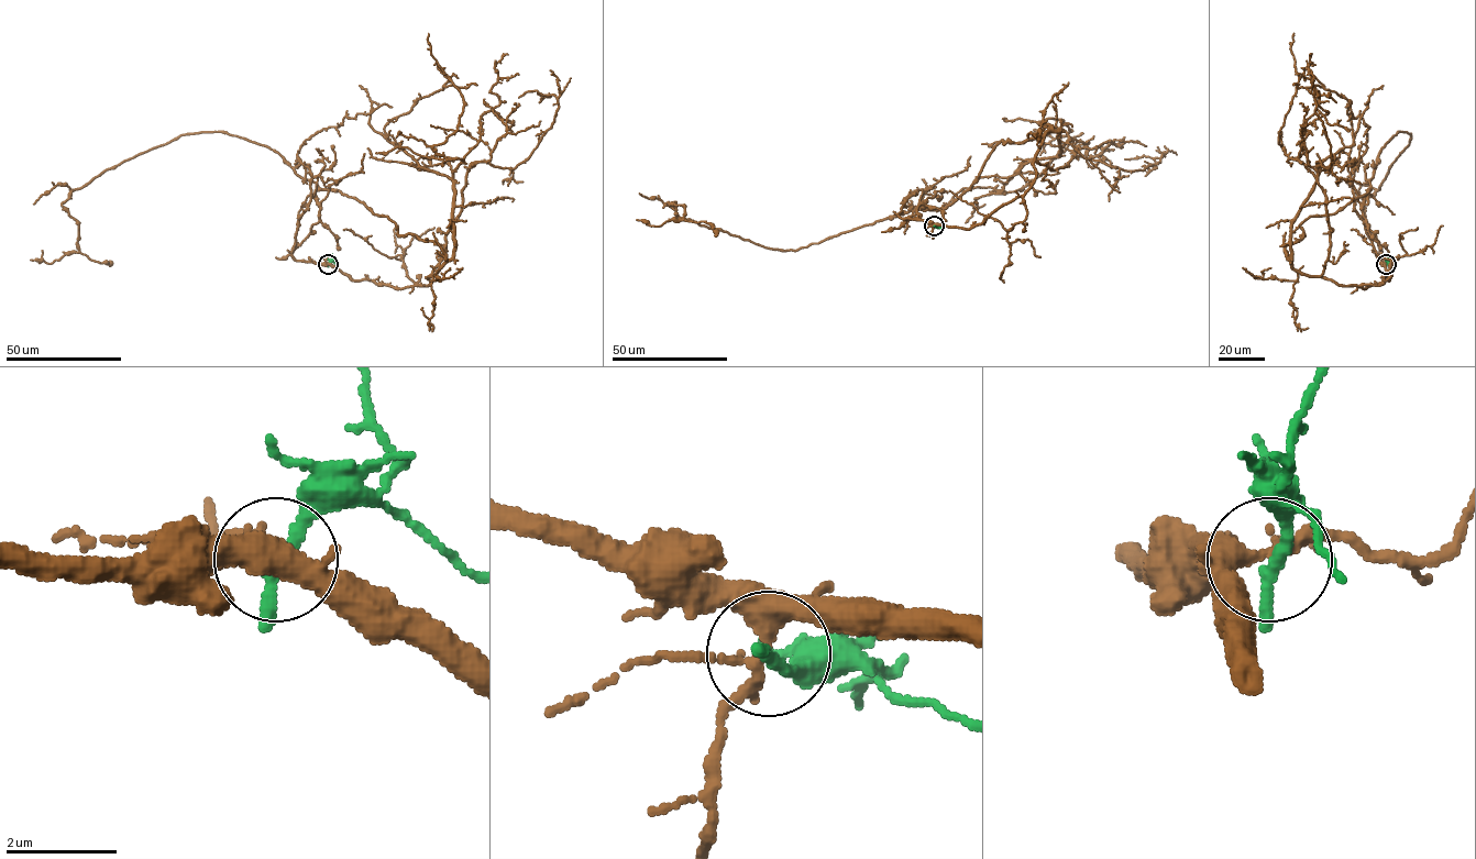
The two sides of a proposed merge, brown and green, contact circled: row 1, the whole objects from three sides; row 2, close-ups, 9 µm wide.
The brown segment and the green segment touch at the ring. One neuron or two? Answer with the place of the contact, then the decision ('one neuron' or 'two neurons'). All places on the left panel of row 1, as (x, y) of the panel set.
at (328, 264); two neurons

